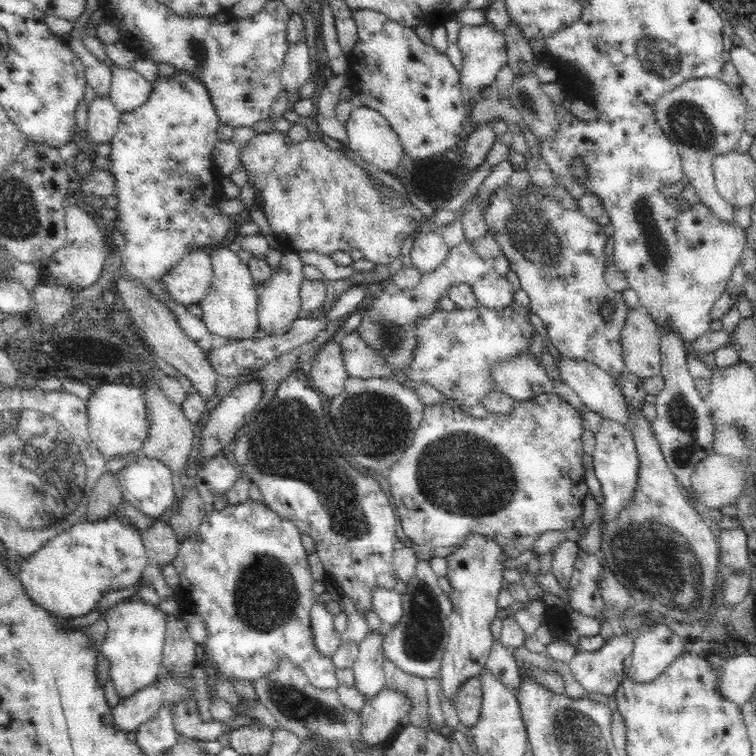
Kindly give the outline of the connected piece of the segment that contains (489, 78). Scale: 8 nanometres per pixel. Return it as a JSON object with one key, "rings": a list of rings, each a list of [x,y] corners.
{"rings":[[[488,24],[481,26],[460,26],[457,39],[458,47],[462,53],[462,70],[460,70],[460,87],[462,88],[462,100],[467,108],[479,99],[479,94],[495,83],[497,73],[507,65],[507,46],[503,32]]]}

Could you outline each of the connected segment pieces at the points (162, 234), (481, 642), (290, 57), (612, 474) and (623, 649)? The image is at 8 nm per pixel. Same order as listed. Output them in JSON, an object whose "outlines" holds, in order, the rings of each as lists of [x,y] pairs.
{"outlines":[[[[186,70],[176,71],[176,74],[174,74],[172,78],[169,78],[168,76],[158,76],[158,80],[152,84],[152,92],[150,92],[148,100],[146,100],[142,106],[139,106],[130,112],[121,112],[121,119],[118,123],[116,134],[109,142],[111,146],[108,156],[110,159],[110,168],[107,170],[110,173],[110,176],[113,176],[113,179],[115,180],[115,191],[113,192],[113,195],[116,196],[116,200],[118,200],[118,205],[115,208],[118,218],[116,218],[116,222],[114,222],[114,230],[110,232],[112,246],[120,252],[120,265],[118,272],[125,274],[127,278],[133,280],[136,284],[141,284],[141,286],[147,288],[158,300],[161,300],[166,304],[171,310],[171,314],[176,317],[178,324],[182,327],[184,334],[194,340],[200,349],[206,353],[209,353],[212,350],[212,333],[207,329],[207,326],[200,318],[192,315],[188,312],[186,306],[181,305],[170,297],[170,293],[166,291],[166,287],[164,287],[162,280],[164,280],[164,276],[168,274],[168,270],[170,270],[174,264],[178,264],[178,262],[180,262],[188,252],[192,252],[192,250],[206,250],[210,247],[223,245],[232,237],[232,234],[235,231],[236,225],[234,223],[234,218],[224,214],[224,212],[221,212],[218,208],[214,208],[214,200],[219,202],[223,197],[221,195],[220,187],[223,175],[213,162],[212,158],[212,151],[216,148],[216,142],[219,141],[217,138],[217,132],[220,123],[220,119],[214,108],[214,103],[212,103],[212,99],[210,99],[210,94],[208,93],[206,86],[200,80],[197,80],[194,76],[189,76]]],[[[471,532],[461,542],[462,544],[456,545],[454,552],[445,558],[448,563],[447,578],[451,586],[447,597],[451,600],[452,612],[449,614],[449,639],[443,652],[441,669],[437,674],[440,692],[453,704],[460,683],[486,670],[485,663],[494,640],[490,623],[496,618],[499,609],[496,599],[504,588],[504,562],[508,560],[506,551],[494,537]]],[[[302,38],[295,43],[291,43],[288,52],[285,54],[280,76],[282,91],[286,92],[287,95],[297,92],[306,84],[309,74],[310,54],[305,38]]],[[[601,418],[602,422],[598,425],[598,430],[595,434],[595,450],[593,451],[594,457],[594,471],[598,480],[601,482],[602,493],[604,494],[604,499],[606,502],[603,504],[604,509],[602,511],[602,524],[600,530],[603,526],[611,521],[614,517],[619,515],[619,512],[626,508],[629,503],[632,502],[634,494],[636,492],[637,480],[638,480],[638,469],[640,467],[640,460],[638,457],[638,452],[636,451],[636,446],[634,443],[633,433],[631,428],[623,426],[618,422],[613,422],[612,420],[607,420],[606,418]]],[[[626,632],[624,636],[606,639],[599,650],[573,653],[567,664],[574,678],[586,691],[614,695],[622,680],[627,678],[624,658],[631,656],[636,636],[638,634]]]]}

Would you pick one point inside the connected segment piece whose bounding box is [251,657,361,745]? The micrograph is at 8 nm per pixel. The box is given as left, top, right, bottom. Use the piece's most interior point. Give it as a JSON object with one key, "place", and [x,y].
{"place":[299,707]}

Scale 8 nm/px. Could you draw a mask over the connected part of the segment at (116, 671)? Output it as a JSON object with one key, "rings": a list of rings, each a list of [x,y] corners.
{"rings":[[[138,595],[128,597],[104,611],[108,629],[100,652],[110,662],[110,678],[120,699],[133,696],[138,690],[150,686],[162,670],[162,653],[165,643],[165,613],[146,604]]]}

